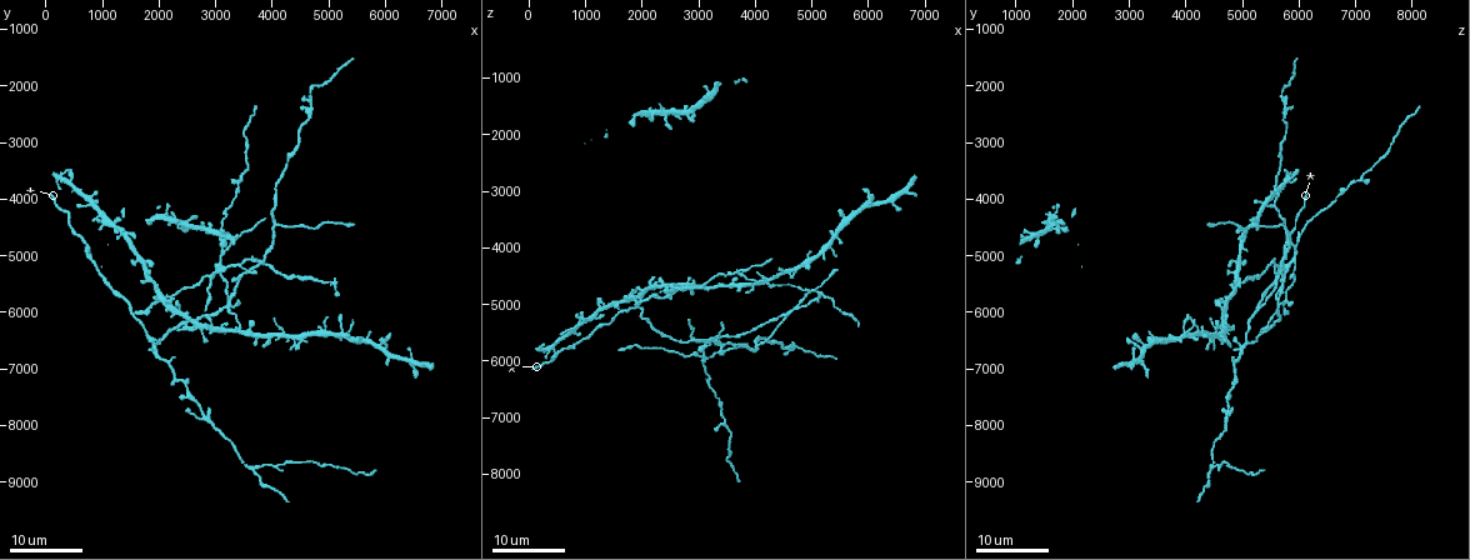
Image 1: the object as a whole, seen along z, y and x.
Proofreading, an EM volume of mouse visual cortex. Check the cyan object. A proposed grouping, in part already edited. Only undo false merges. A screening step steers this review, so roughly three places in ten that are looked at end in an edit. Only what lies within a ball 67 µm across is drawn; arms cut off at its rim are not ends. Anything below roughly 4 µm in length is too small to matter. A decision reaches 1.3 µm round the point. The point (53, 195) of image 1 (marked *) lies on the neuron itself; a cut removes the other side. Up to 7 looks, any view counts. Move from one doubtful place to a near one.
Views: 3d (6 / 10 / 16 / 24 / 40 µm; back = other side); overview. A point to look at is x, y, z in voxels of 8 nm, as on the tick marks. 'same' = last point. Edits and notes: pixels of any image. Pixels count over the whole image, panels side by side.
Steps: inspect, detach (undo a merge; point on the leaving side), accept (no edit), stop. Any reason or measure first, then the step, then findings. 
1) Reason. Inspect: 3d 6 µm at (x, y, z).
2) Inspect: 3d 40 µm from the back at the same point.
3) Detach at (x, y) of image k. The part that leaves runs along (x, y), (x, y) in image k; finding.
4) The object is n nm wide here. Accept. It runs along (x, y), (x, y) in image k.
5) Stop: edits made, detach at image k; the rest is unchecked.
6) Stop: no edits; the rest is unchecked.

Four arms meet. Inspect: 3d 24 µm at (2750, 7850, 4650).

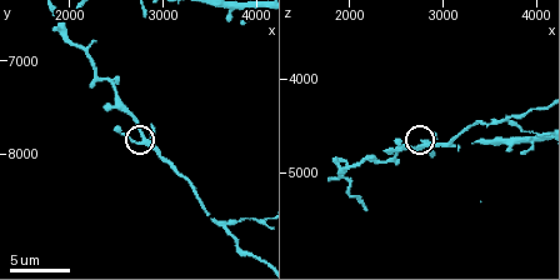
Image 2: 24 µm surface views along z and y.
Zoom in. Inspect: 3d 10 µm at (2800, 7850, 4700).

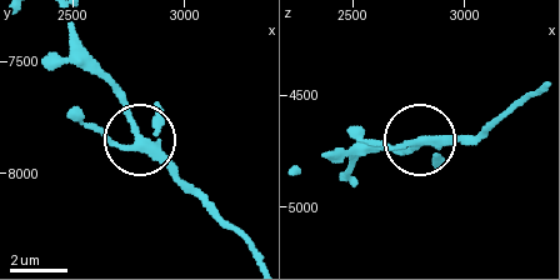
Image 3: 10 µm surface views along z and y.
Inspect: 3d 10 µm from the back at (2810, 7880, 4720).

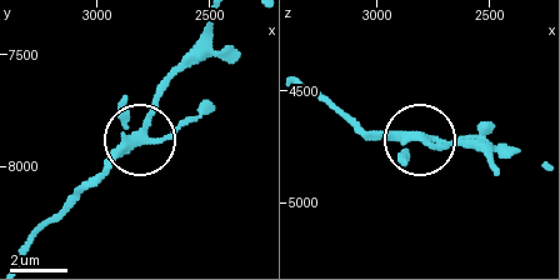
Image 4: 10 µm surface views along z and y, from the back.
The object is 260 nm wide here. Accept. All the same neuron.

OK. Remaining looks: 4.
Arms part here. Inspect: 3d 24 µm at (3200, 5750, 5600).

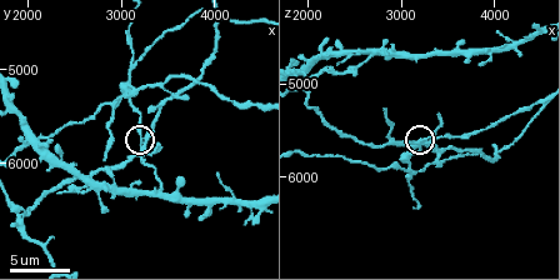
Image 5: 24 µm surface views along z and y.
Zoom in. Inspect: 3d 10 µm at the same point.

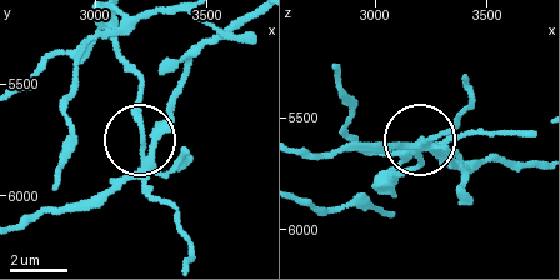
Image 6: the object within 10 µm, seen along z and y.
3 arms meet here. Detach at (141, 125) of image 6. A second neuron is stuck on.

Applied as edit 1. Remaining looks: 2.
Narrows sharply. Inspect: 3d 10 µm at (3550, 5300, 5650).

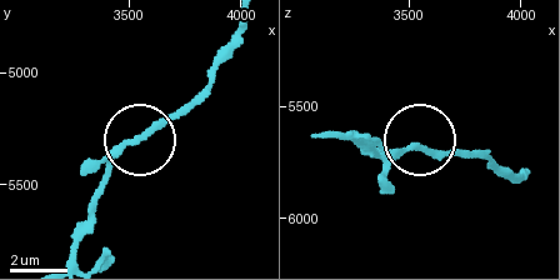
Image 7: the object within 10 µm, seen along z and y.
Accept. It runs along (69, 253), (111, 159), (210, 83) in image 7; one neuron here.

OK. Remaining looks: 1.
Inspect: 3d 6 µm at (2250, 5800, 4650).

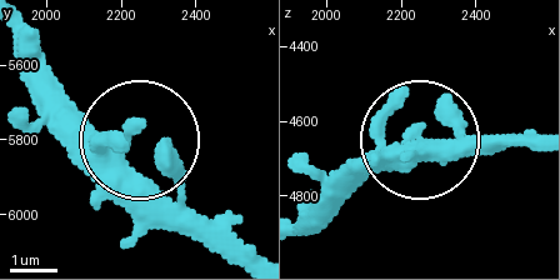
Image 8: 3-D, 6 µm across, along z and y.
Accept. Continuous, no second neuron.

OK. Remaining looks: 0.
Stop: edits made, detach at image 6; the rest is unchecked.

